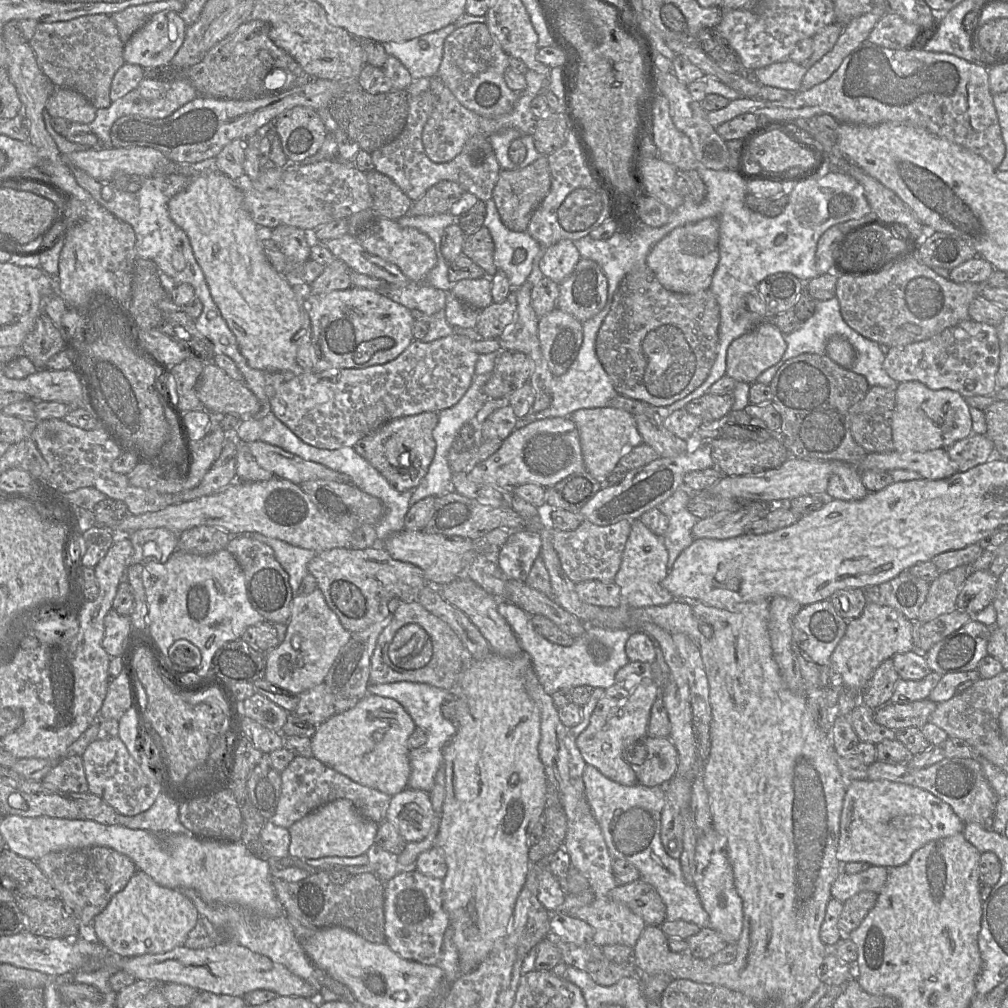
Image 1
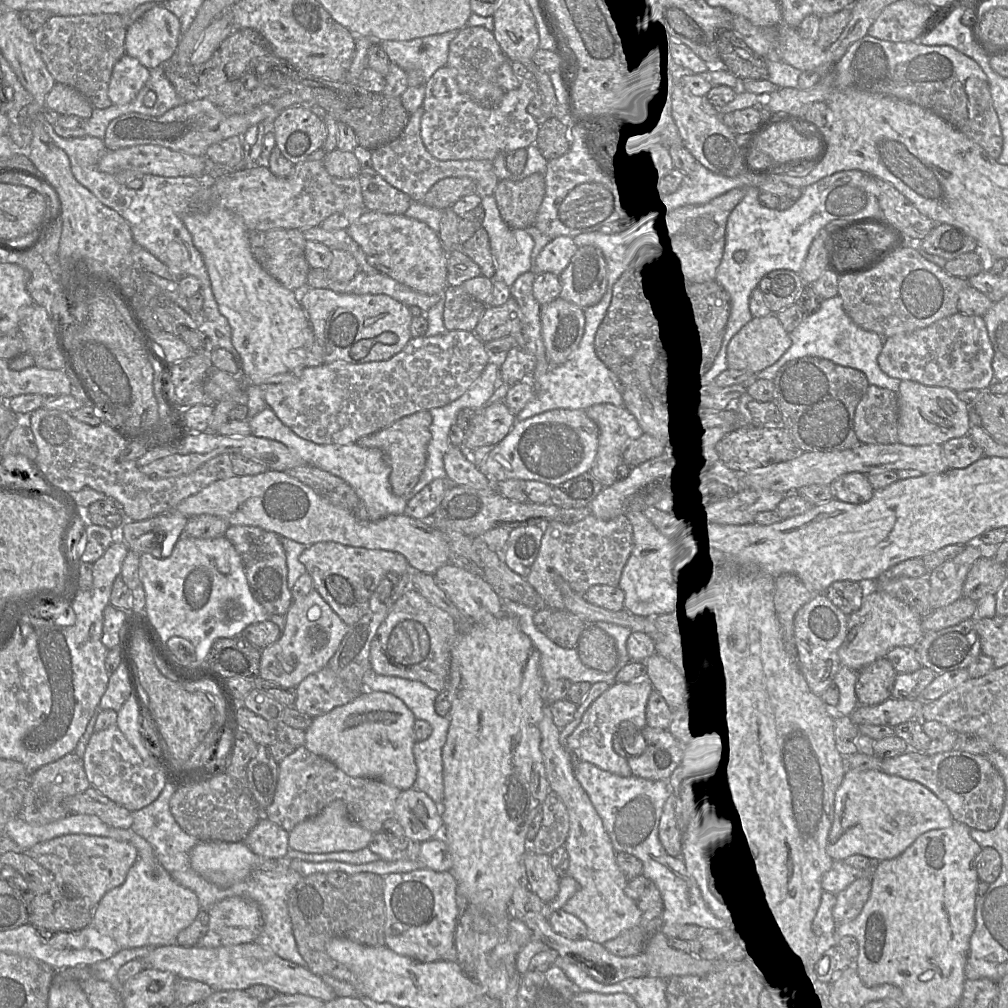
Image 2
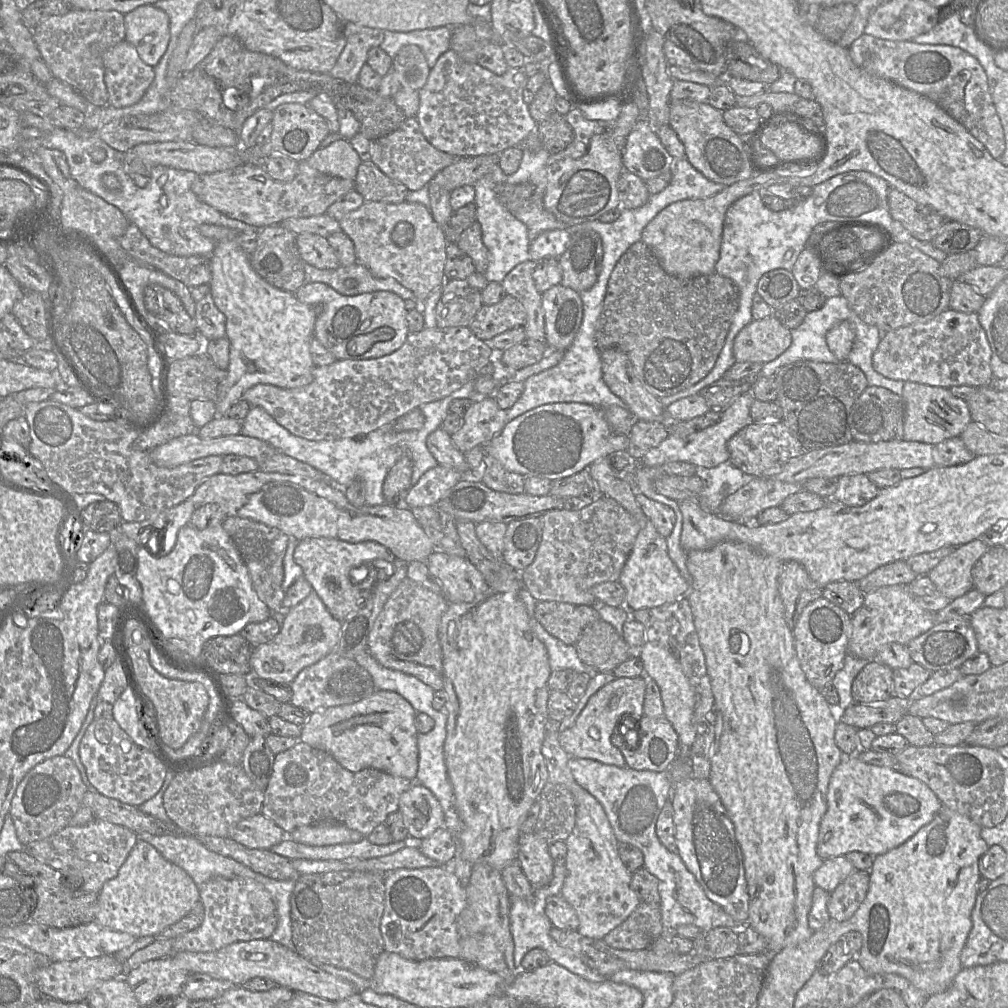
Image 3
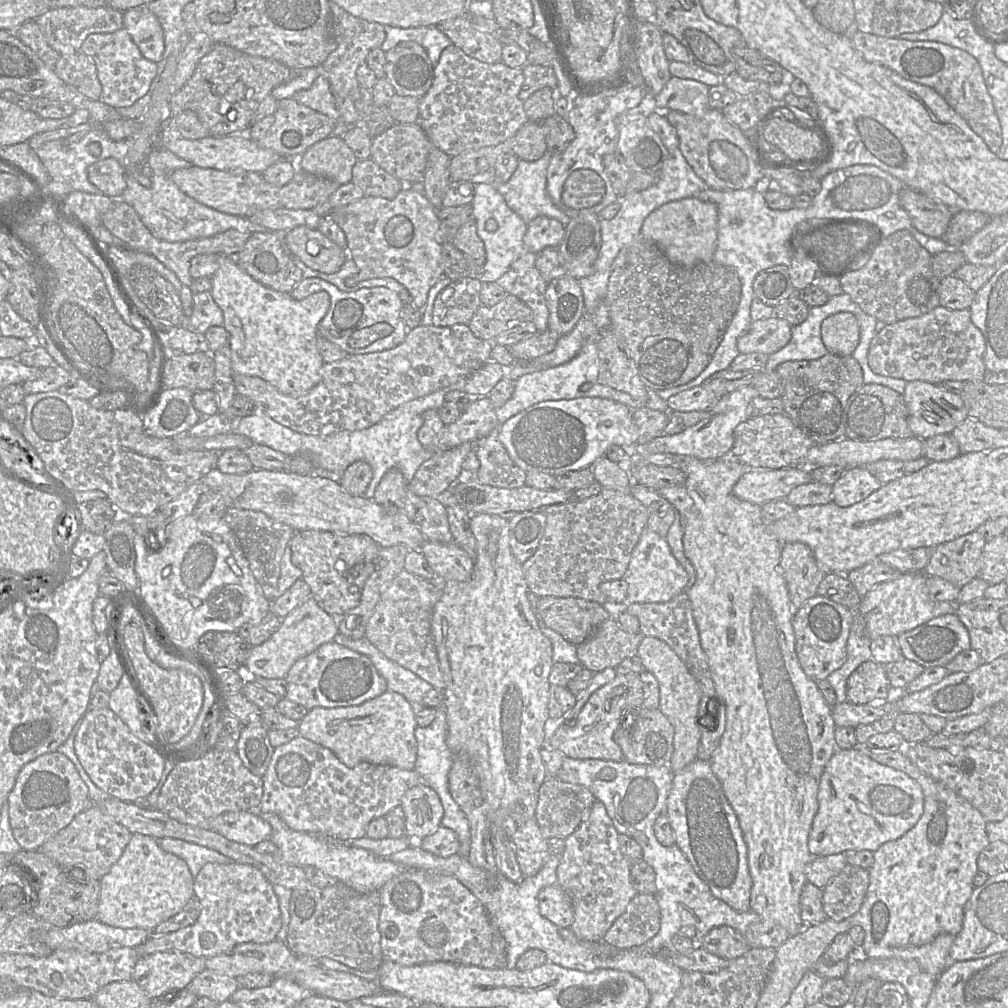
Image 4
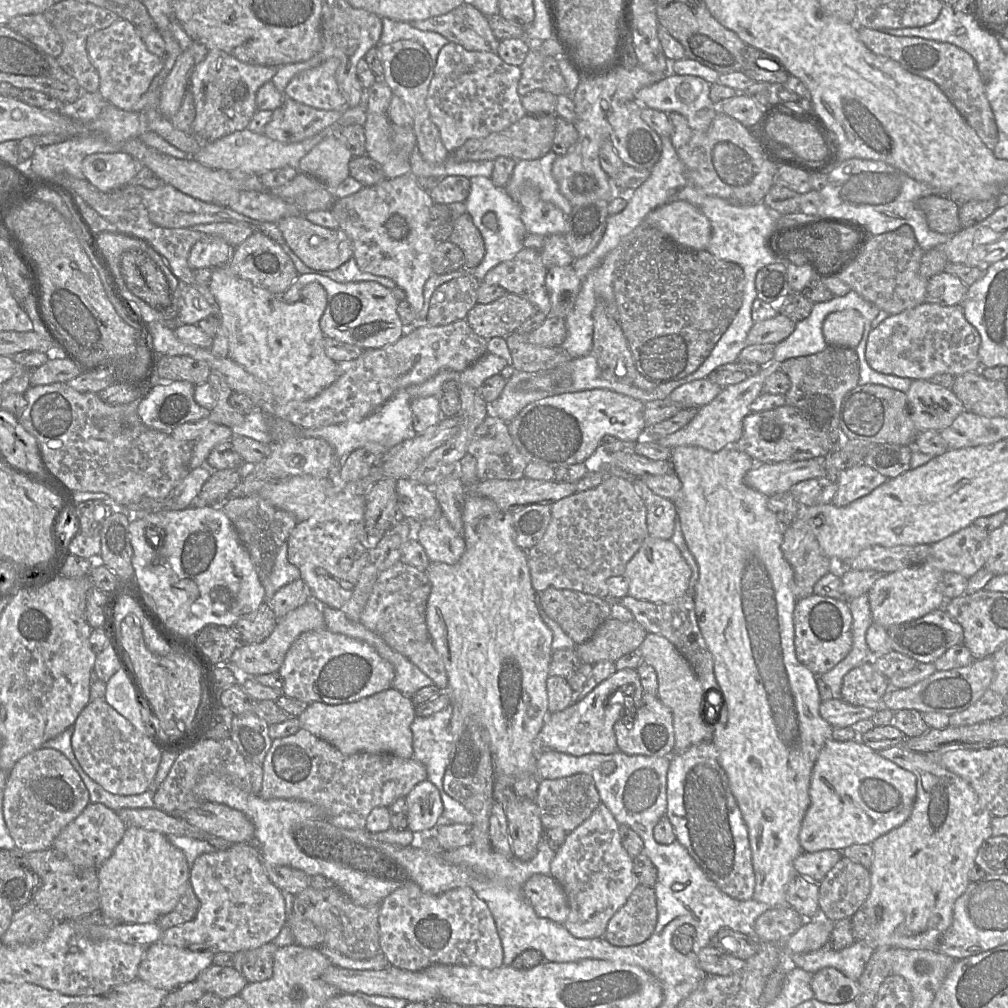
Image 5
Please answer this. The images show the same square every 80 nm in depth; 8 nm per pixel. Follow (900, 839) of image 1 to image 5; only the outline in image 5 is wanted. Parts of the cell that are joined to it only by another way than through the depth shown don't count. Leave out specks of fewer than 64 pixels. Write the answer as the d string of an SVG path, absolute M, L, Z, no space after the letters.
M859 737L843 742L830 739L820 751L813 767L809 797L810 804L799 832L799 843L803 851L842 851L853 844L872 844L875 839L908 819L916 797L916 776L883 758L877 751L865 745Z

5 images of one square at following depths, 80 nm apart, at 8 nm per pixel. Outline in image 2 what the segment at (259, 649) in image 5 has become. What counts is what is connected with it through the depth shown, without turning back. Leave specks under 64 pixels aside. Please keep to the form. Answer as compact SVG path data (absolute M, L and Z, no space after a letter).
M315 589L306 596L293 600L285 615L285 621L285 629L279 639L261 649L259 677L284 687L296 688L308 675L328 666L349 626Z

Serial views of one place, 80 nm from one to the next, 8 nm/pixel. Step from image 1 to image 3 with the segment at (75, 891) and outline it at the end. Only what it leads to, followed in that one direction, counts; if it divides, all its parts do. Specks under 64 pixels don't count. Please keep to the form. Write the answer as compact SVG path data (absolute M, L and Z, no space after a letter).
M96 818L84 826L68 825L48 838L24 846L24 850L41 862L61 872L64 882L68 886L73 888L72 884L67 880L67 876L79 876L82 879L82 886L78 888L79 890L99 893L105 882L117 876L119 869L137 841L138 835L130 829Z

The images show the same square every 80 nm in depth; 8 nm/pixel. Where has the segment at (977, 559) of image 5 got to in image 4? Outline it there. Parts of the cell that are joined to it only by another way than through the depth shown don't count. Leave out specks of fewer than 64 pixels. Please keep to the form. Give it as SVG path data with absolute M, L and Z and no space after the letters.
M976 530L936 546L924 572L962 588L978 576L979 560L987 540Z

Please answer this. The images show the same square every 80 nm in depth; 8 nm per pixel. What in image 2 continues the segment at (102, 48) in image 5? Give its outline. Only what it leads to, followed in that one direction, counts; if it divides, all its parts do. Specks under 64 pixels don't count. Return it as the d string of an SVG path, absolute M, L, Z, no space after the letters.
M124 54L114 65L108 86L112 104L132 101L150 77L150 70L136 58Z

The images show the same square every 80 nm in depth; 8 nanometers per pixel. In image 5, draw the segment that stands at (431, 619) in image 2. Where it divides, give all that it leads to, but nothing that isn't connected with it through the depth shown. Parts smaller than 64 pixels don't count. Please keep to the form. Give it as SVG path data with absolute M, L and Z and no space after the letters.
M398 561L378 576L360 616L360 622L379 635L393 650L408 658L440 690L447 691L448 675L445 665L433 646L426 625L426 608L430 592L431 584L424 572Z

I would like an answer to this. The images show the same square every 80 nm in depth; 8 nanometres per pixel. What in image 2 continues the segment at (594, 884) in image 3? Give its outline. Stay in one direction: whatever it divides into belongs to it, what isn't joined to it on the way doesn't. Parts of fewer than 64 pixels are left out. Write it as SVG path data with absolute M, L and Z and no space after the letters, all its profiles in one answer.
M548 702L543 707L543 718L539 728L542 736L540 750L550 790L560 796L569 814L570 827L564 844L569 854L568 874L579 885L578 890L566 902L563 909L583 921L587 927L587 939L604 944L635 926L643 912L625 894L625 887L629 880L616 863L617 852L605 831L602 819L574 775L571 753L560 743L561 729L554 724Z

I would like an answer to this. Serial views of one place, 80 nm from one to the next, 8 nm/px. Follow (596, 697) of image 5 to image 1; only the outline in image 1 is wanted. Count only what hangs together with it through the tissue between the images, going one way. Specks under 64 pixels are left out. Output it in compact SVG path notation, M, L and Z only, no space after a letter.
M647 676L631 691L624 688L624 680L605 689L591 715L589 725L577 737L576 745L586 765L597 768L610 780L624 786L634 786L638 782L628 758L637 743L644 743L648 735L648 723L653 703L661 691L657 683Z

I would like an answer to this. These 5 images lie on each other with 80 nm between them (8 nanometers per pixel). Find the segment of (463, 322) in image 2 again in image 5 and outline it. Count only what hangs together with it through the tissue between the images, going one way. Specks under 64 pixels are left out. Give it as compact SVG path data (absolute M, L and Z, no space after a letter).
M468 274L440 285L431 296L426 324L438 327L466 319L468 312L478 303L480 283Z

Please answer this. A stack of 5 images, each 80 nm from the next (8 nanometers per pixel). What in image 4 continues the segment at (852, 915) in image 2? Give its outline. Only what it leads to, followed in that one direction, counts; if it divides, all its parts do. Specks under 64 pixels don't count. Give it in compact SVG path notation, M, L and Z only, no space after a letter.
M847 864L822 889L822 906L827 918L844 920L862 906L869 886L869 870Z

